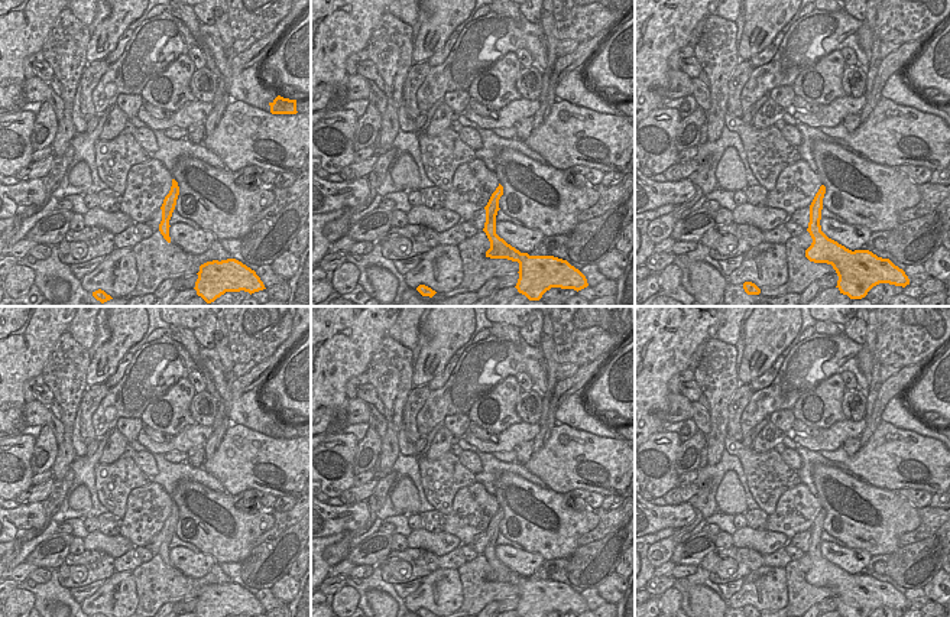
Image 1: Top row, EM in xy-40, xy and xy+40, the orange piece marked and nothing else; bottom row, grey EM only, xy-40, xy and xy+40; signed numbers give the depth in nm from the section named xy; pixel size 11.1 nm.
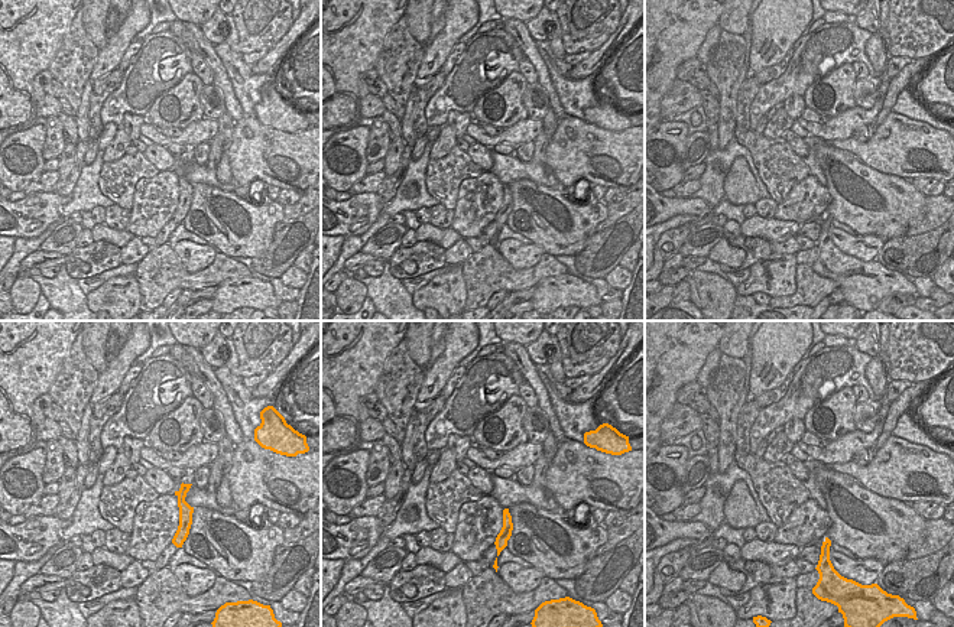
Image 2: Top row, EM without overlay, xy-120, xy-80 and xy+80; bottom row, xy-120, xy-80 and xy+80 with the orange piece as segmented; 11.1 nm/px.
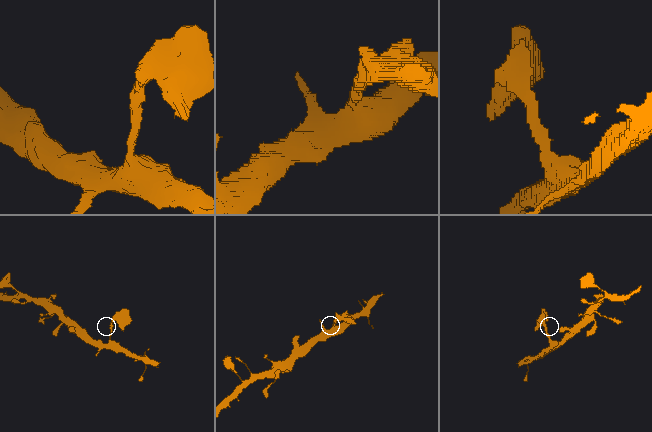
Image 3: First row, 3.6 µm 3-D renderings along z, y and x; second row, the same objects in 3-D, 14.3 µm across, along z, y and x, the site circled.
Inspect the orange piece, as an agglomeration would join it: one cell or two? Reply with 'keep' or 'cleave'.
keep

